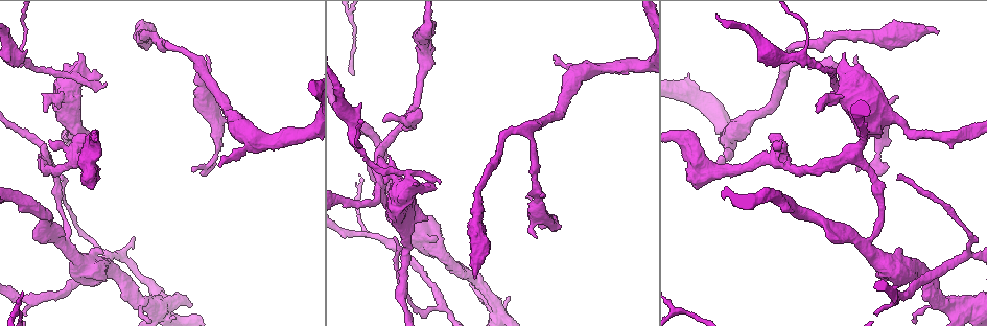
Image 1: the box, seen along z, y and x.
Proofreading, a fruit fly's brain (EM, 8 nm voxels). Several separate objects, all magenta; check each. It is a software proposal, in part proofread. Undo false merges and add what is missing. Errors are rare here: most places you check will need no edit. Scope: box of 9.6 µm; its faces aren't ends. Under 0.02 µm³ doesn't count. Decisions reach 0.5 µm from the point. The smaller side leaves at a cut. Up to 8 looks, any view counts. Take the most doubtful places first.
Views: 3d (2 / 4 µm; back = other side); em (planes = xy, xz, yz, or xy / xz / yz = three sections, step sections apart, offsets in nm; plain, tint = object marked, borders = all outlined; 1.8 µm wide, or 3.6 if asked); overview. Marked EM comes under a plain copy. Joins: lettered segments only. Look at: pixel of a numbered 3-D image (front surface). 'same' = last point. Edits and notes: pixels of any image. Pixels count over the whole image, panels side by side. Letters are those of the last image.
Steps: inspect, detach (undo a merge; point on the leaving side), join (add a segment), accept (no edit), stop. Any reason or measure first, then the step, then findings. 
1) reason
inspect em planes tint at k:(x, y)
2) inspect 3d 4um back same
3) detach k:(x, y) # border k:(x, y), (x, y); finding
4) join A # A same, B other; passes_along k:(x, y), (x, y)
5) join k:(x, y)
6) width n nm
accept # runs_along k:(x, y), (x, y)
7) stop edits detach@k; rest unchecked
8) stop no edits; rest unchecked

tapers out
inspect 3d 4um at 1:(857, 171)

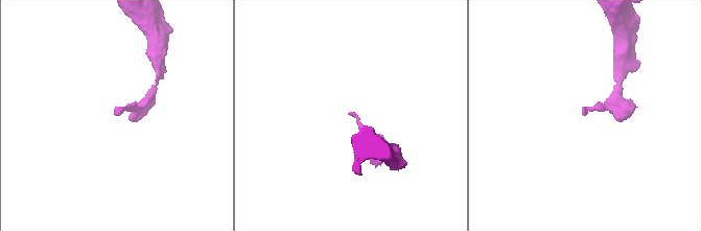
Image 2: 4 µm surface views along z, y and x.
inspect em planes borders at 2:(115, 115)

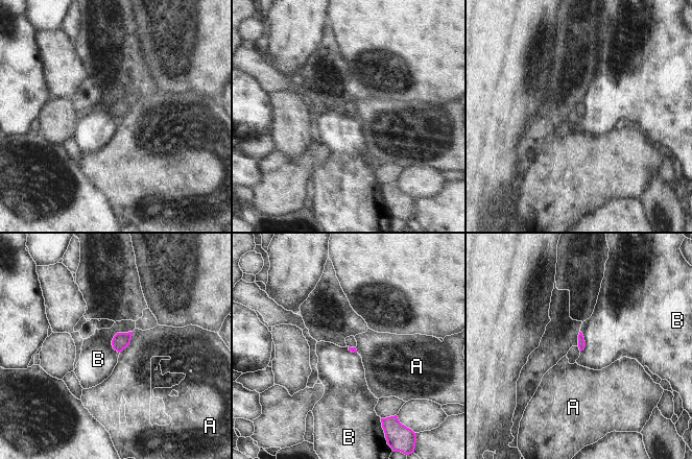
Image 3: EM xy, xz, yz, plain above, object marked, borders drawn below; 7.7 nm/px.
accept # A other, B other; border 3:(132, 331), (117, 333), (112, 347); none of them fits

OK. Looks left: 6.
branch stops here
inspect em planes borders at 1:(535, 237)

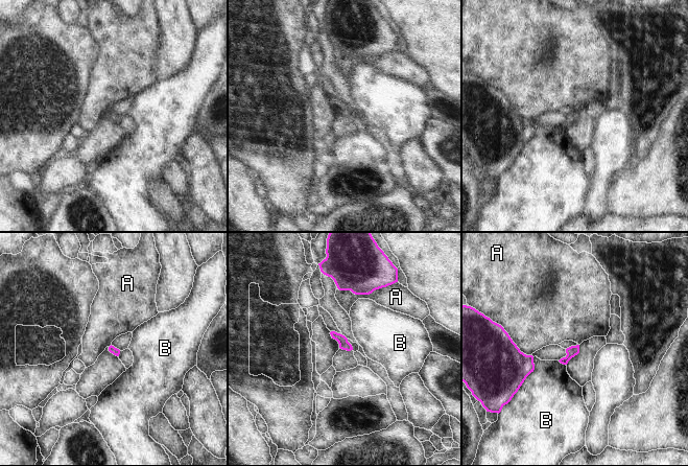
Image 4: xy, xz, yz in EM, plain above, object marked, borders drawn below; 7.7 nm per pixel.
accept # A other, B other; border 4:(382, 286), (369, 294), (337, 288); no lettered segment goes on from it

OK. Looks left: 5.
branch stops here
inspect em yz step 4 borders at 1:(38, 241)

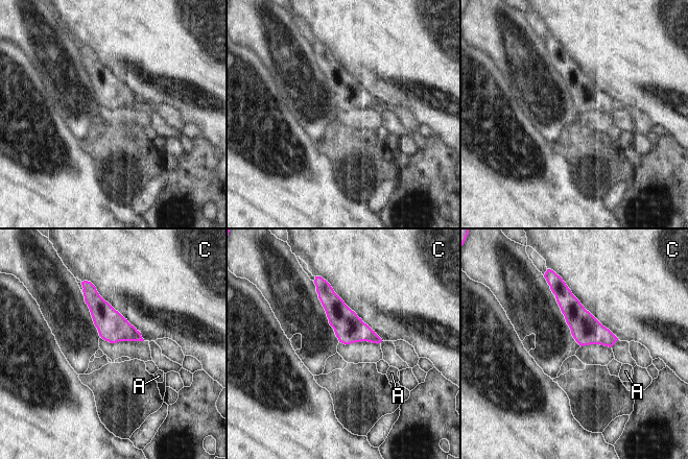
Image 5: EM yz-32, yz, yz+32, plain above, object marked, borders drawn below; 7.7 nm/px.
inspect em planes borders same

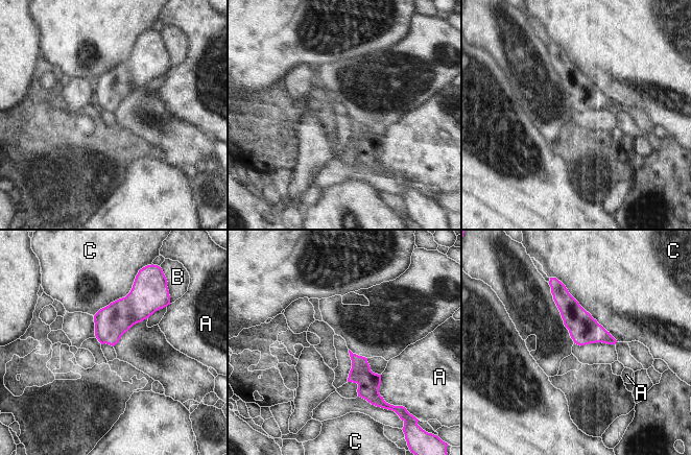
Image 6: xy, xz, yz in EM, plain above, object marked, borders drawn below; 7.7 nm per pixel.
accept # A other, B other, C other; border 6:(555, 278), (617, 341); no lettered segment goes on from it

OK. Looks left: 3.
stop no edits; rest unchecked

